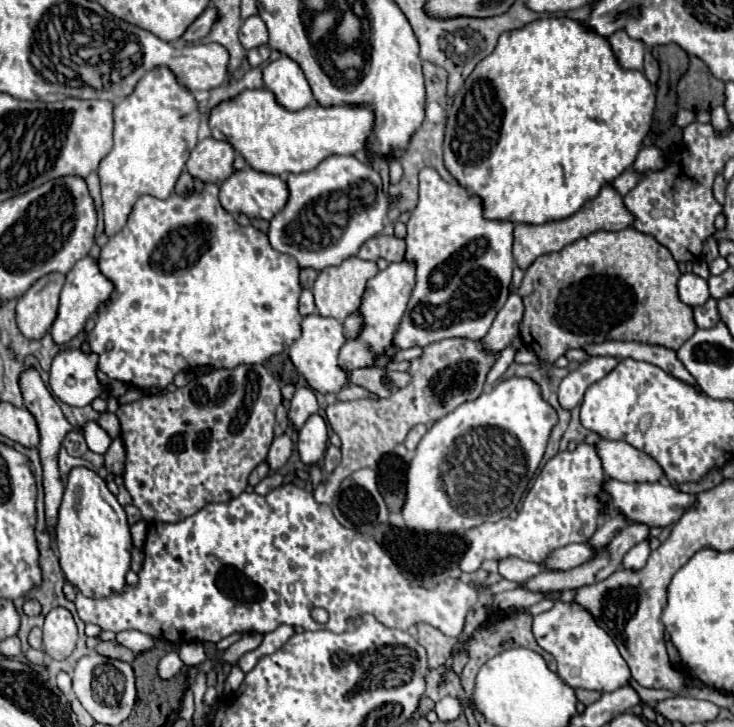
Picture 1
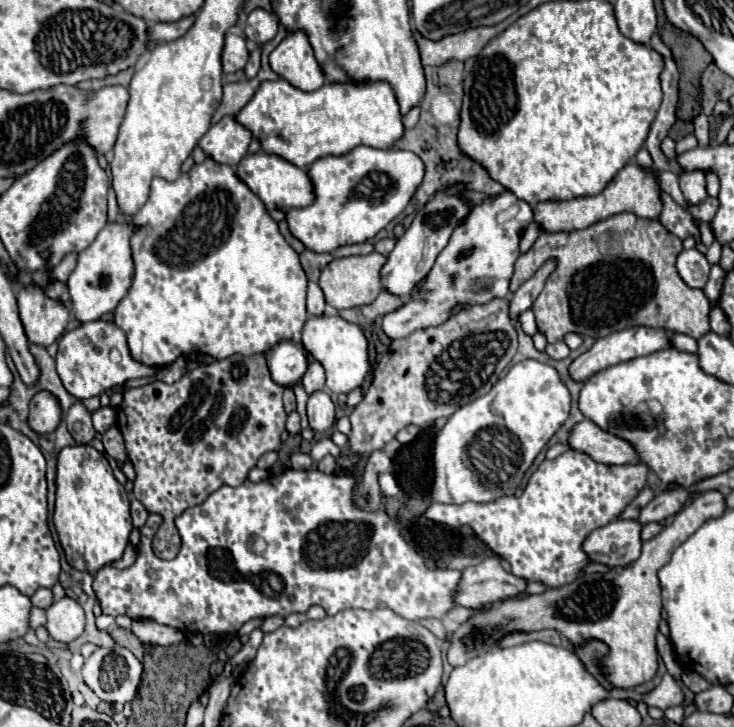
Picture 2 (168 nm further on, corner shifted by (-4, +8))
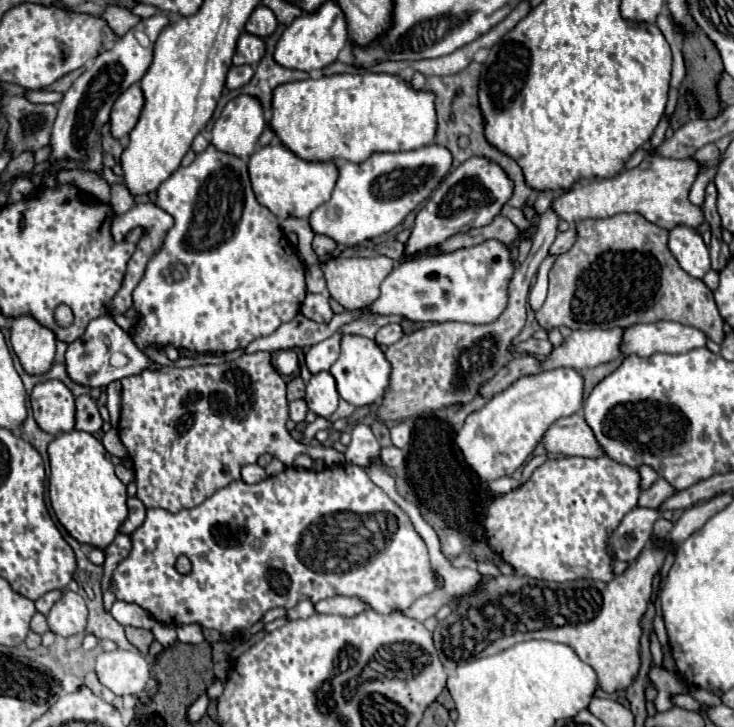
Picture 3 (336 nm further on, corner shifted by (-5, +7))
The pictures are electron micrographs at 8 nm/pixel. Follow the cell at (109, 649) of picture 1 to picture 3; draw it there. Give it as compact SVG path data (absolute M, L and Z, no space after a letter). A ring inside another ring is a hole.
M126 627L126 637L128 637L128 641L130 641L134 647L138 647L144 655L148 653L150 643L154 641L152 631L148 631L148 629L138 629L138 627Z

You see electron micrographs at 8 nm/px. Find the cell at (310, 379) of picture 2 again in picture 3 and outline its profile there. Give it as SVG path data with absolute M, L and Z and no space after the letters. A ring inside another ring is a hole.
M336 331L332 337L312 345L306 353L306 365L310 369L310 373L318 373L318 371L326 371L332 367L332 363L338 359L340 355L340 341L342 341L342 333Z

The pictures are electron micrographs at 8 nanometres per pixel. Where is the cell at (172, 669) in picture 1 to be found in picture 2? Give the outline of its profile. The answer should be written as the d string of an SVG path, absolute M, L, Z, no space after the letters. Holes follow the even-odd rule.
M133 620L131 632L143 644L153 644L153 646L173 646L173 644L179 644L179 642L185 640L181 630L157 624L153 620Z

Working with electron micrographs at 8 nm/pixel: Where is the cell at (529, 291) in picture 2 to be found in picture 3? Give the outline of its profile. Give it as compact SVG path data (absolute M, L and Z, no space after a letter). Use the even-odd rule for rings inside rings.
M570 227L568 231L558 233L556 241L554 241L554 243L552 243L552 247L550 247L550 253L554 253L554 255L566 253L566 251L574 245L574 241L576 241L576 227Z

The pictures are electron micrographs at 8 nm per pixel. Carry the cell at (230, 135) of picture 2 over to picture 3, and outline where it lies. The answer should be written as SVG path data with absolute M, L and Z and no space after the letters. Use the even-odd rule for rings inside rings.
M238 95L230 99L214 123L212 145L224 153L248 159L266 127L262 103L252 95Z

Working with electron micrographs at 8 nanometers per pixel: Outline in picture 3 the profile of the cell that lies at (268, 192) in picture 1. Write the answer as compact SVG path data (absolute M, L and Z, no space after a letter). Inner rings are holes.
M278 139L258 149L250 157L248 171L258 203L268 207L278 219L306 219L316 207L330 199L334 183L338 179L338 167L334 161L304 161Z

